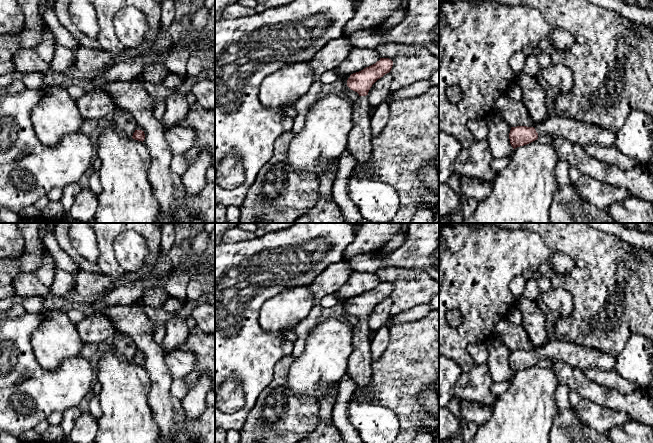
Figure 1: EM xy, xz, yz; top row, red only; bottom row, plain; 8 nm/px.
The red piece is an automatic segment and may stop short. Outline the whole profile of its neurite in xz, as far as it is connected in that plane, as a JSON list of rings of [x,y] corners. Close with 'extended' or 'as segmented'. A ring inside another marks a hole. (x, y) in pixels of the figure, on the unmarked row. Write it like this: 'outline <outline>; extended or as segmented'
outline [[[380,282],[375,288],[364,292],[363,294],[353,297],[347,304],[347,310],[359,318],[358,324],[353,327],[353,351],[348,359],[348,366],[344,376],[351,377],[355,383],[355,392],[365,392],[372,380],[372,357],[371,343],[369,342],[370,328],[368,325],[368,316],[372,309],[392,293],[393,285],[389,282]]]; extended

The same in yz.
outline [[[556,337],[534,351],[511,351],[509,363],[511,370],[515,373],[529,368],[543,359],[561,360],[580,370],[597,368],[611,372],[614,372],[616,363],[615,356]]]; extended

